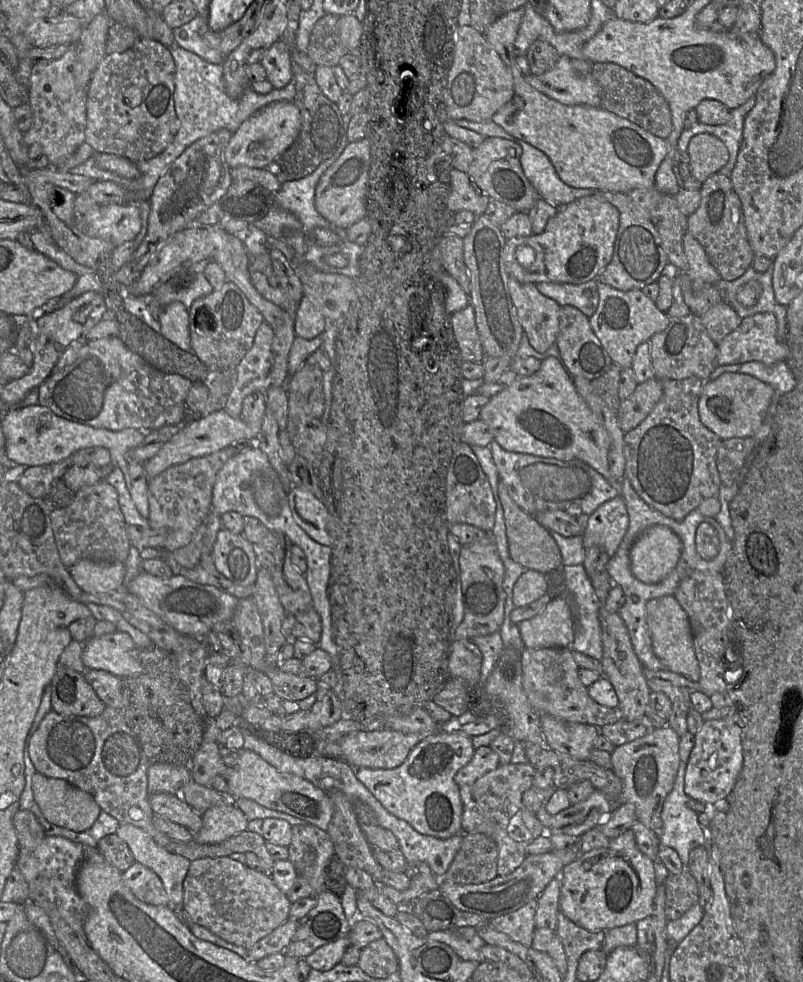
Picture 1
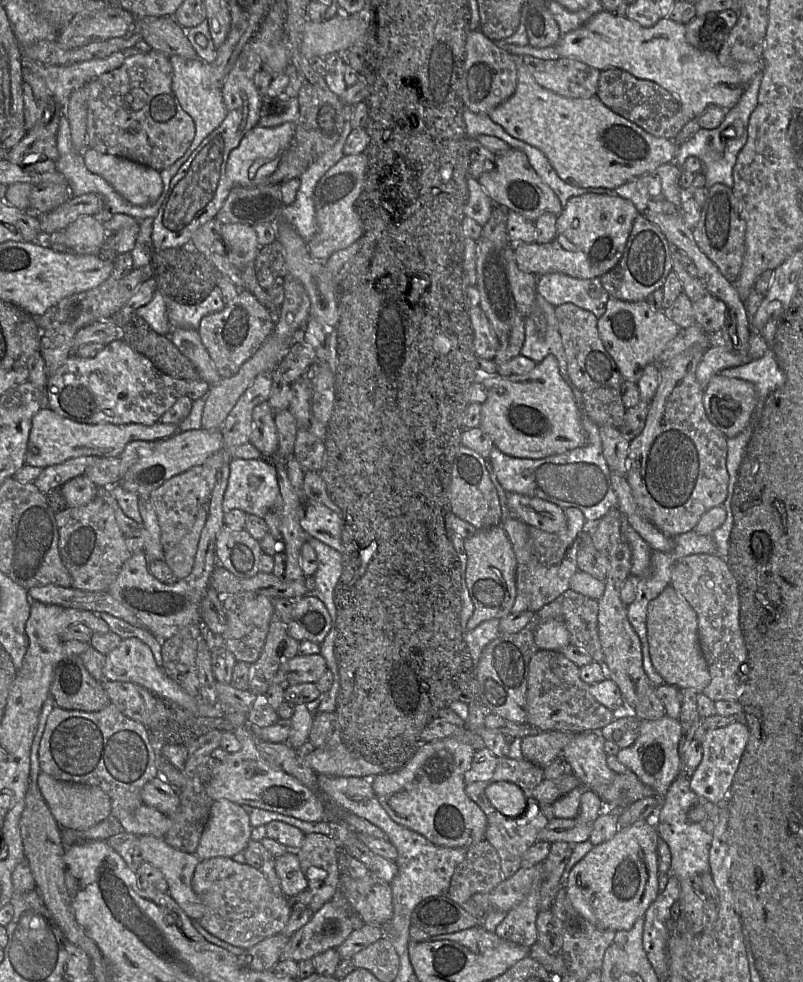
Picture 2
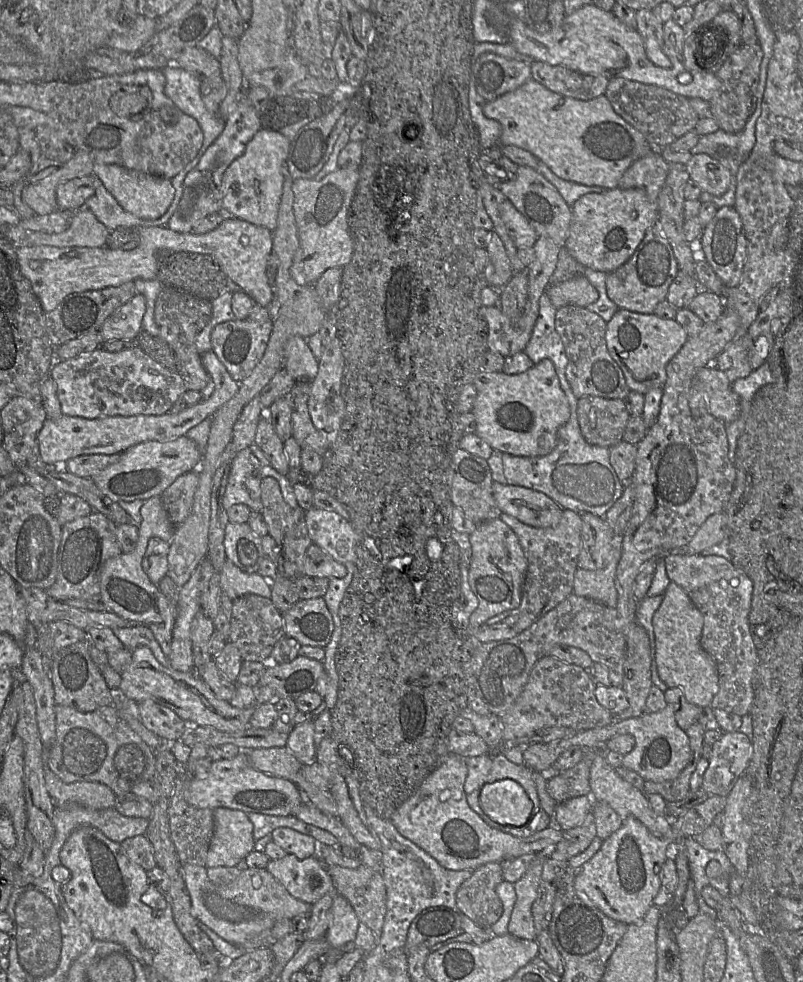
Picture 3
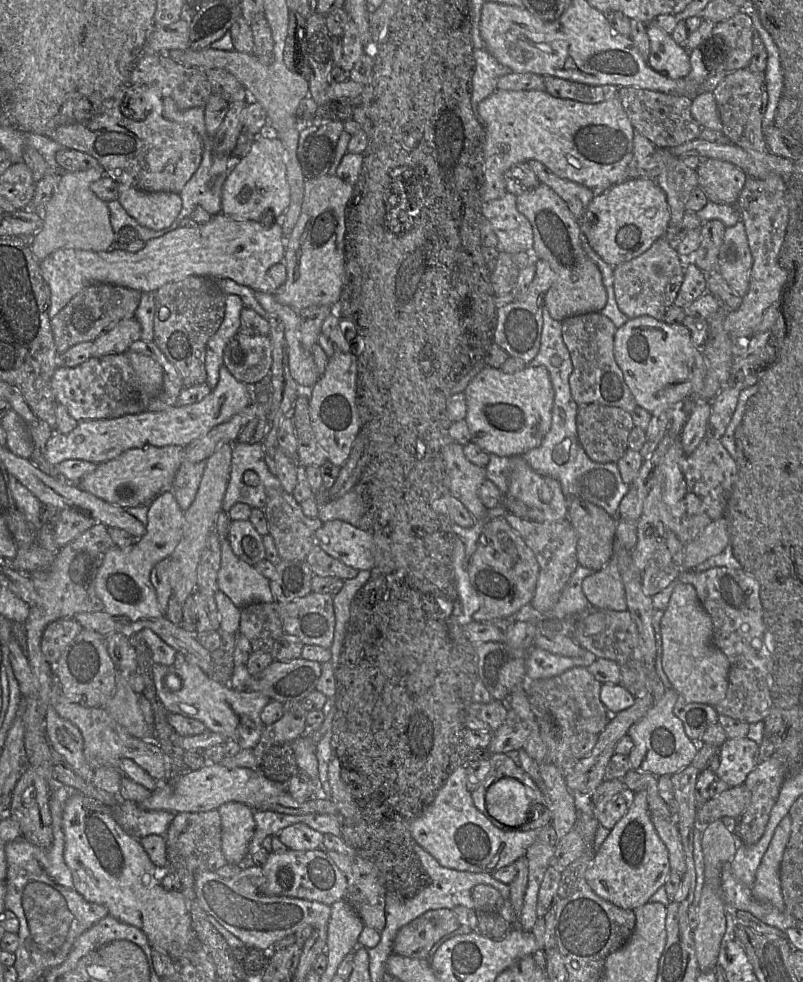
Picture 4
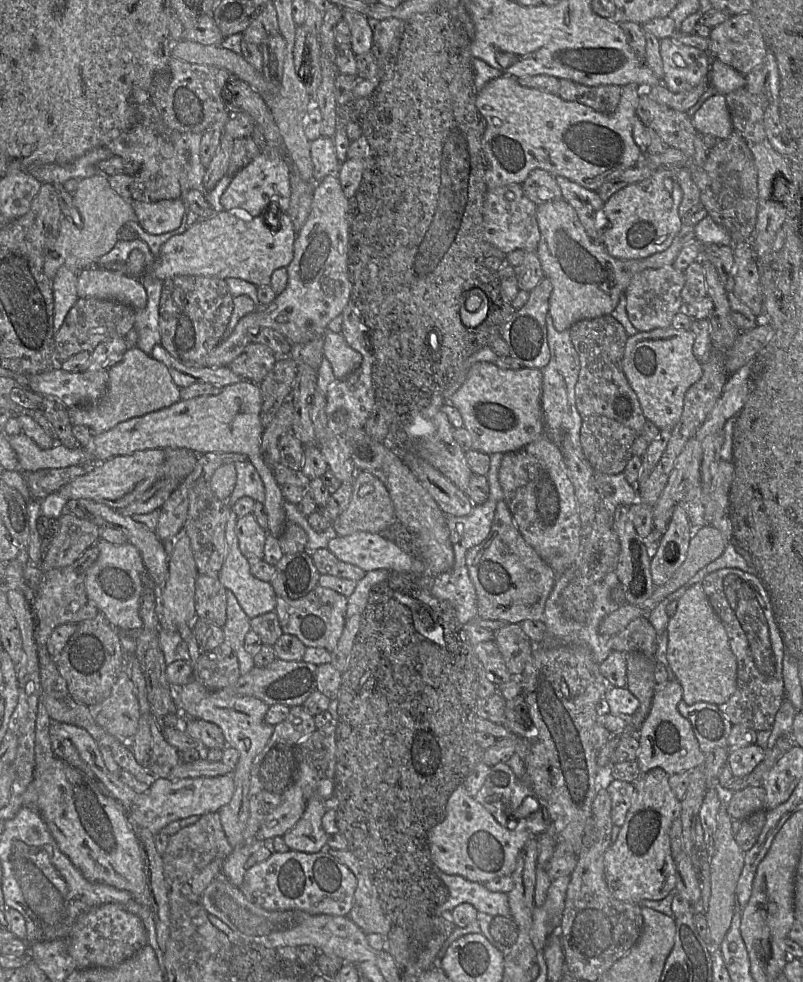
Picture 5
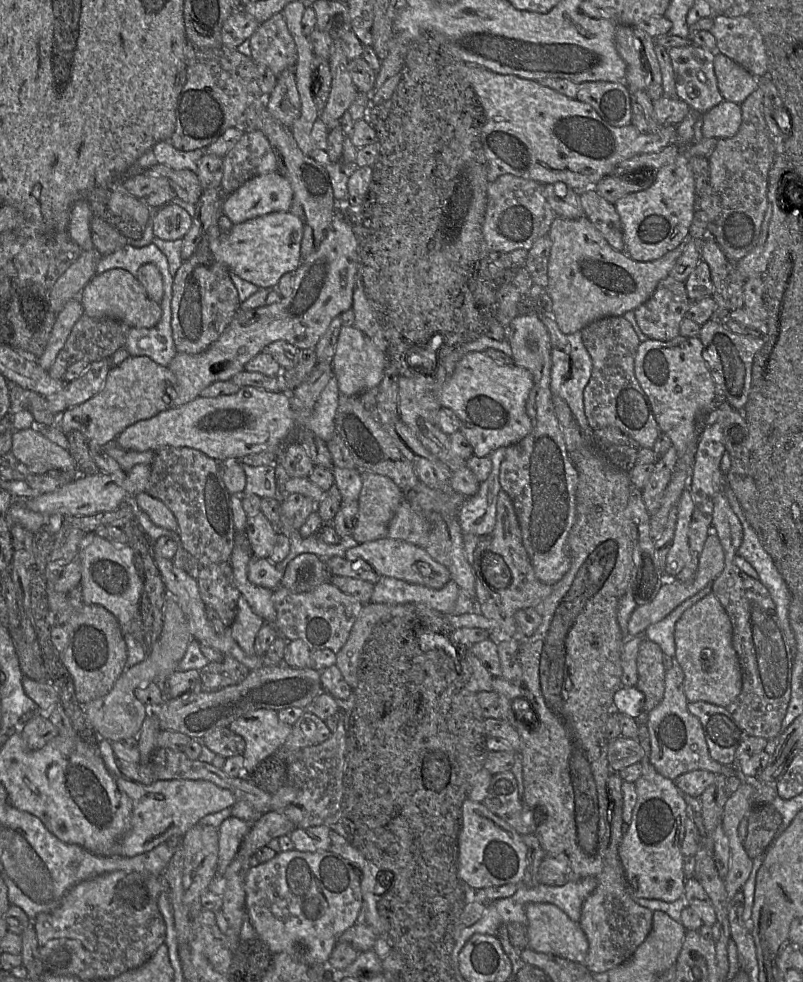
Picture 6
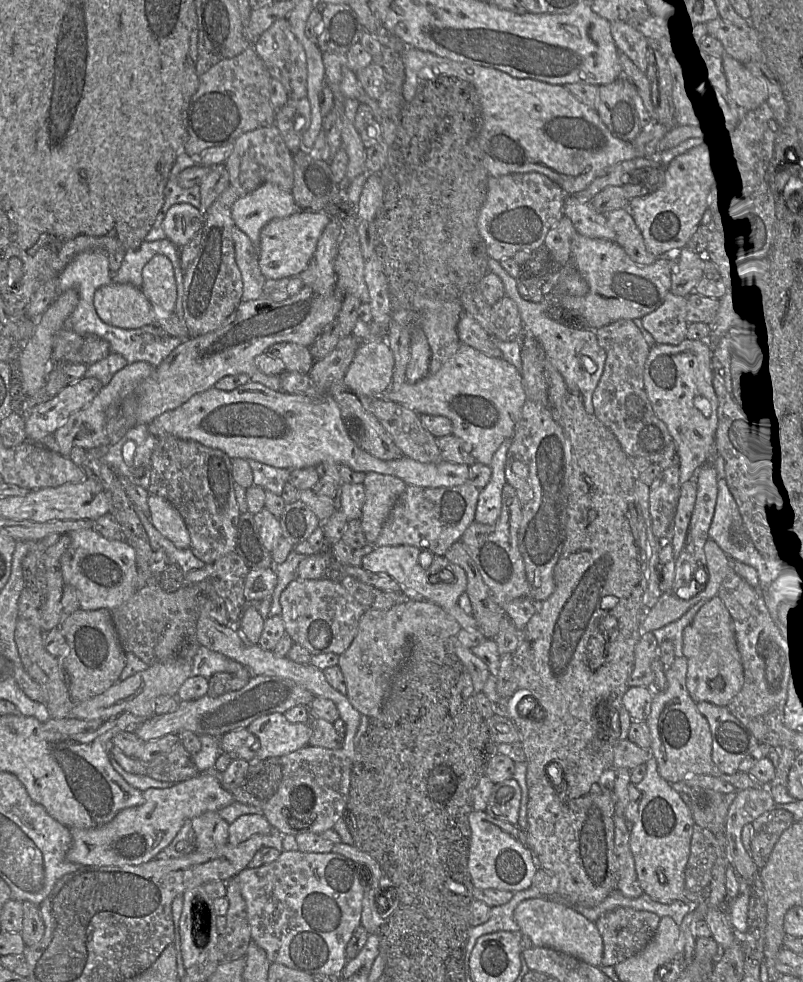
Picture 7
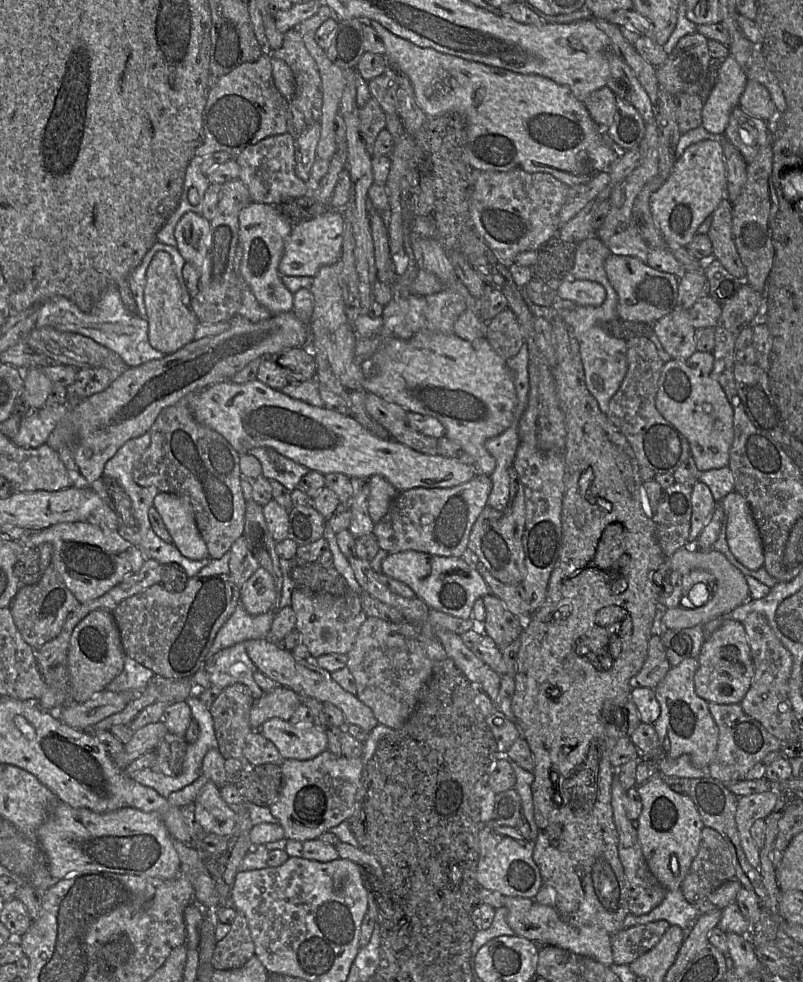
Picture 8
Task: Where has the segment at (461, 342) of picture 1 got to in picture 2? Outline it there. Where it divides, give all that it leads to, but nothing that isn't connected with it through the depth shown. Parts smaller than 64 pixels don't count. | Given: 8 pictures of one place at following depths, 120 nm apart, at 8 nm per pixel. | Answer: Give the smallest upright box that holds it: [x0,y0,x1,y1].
[469,306,500,359]

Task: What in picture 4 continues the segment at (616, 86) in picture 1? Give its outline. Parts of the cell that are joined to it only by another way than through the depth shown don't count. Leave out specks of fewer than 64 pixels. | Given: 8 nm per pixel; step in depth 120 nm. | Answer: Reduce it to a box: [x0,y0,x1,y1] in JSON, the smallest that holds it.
[617,86,702,148]

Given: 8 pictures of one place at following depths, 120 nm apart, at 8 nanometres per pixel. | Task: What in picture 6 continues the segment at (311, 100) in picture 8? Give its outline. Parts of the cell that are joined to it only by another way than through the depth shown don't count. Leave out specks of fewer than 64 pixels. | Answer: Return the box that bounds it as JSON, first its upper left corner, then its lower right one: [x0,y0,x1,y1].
[248,13,296,77]

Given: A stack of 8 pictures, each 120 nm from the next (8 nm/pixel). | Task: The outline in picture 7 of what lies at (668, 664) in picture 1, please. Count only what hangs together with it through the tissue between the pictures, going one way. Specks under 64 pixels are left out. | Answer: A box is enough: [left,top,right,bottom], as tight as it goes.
[682,597,744,706]

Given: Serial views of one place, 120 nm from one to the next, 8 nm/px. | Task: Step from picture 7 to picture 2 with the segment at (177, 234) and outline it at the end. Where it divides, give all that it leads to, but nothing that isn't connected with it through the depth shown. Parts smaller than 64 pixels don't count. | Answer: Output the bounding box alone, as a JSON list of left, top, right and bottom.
[83,148,164,206]

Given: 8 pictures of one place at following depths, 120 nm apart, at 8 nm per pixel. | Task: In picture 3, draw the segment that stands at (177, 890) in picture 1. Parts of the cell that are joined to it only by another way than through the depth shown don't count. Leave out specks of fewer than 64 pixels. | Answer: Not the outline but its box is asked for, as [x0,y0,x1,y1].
[182,862,312,946]

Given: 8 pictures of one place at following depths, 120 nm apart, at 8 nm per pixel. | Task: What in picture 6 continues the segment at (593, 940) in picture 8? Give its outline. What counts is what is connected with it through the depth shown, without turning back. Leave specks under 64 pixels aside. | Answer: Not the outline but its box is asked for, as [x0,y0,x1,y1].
[525,903,589,964]

